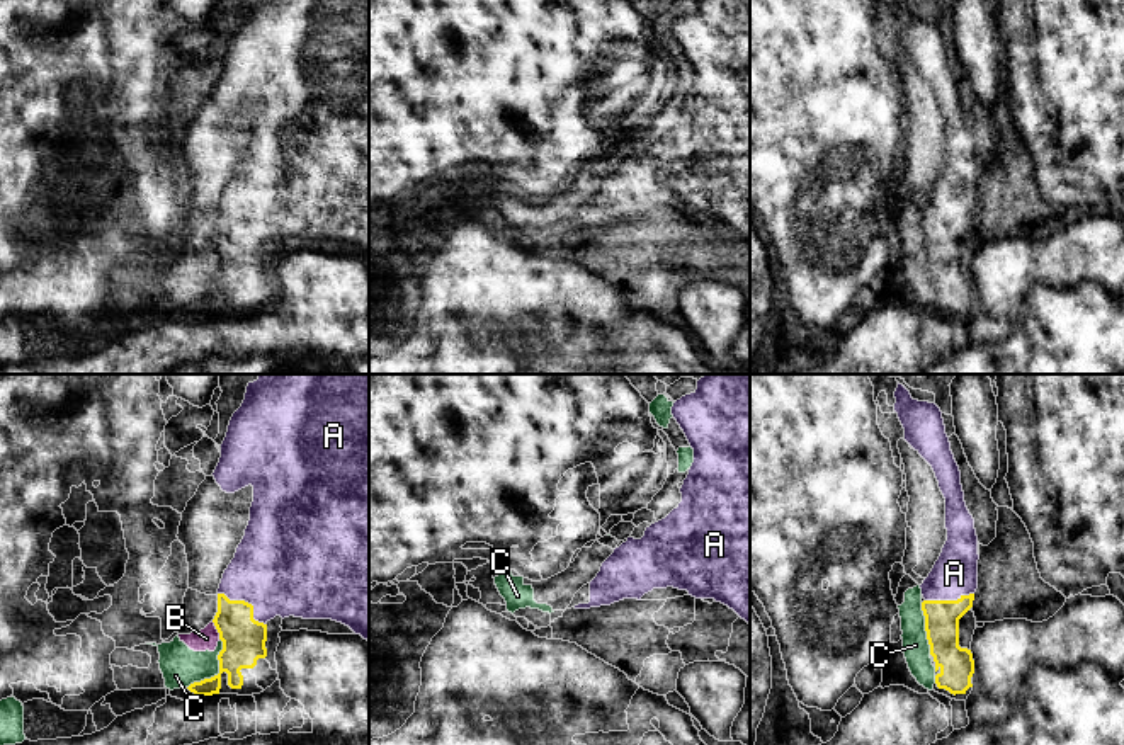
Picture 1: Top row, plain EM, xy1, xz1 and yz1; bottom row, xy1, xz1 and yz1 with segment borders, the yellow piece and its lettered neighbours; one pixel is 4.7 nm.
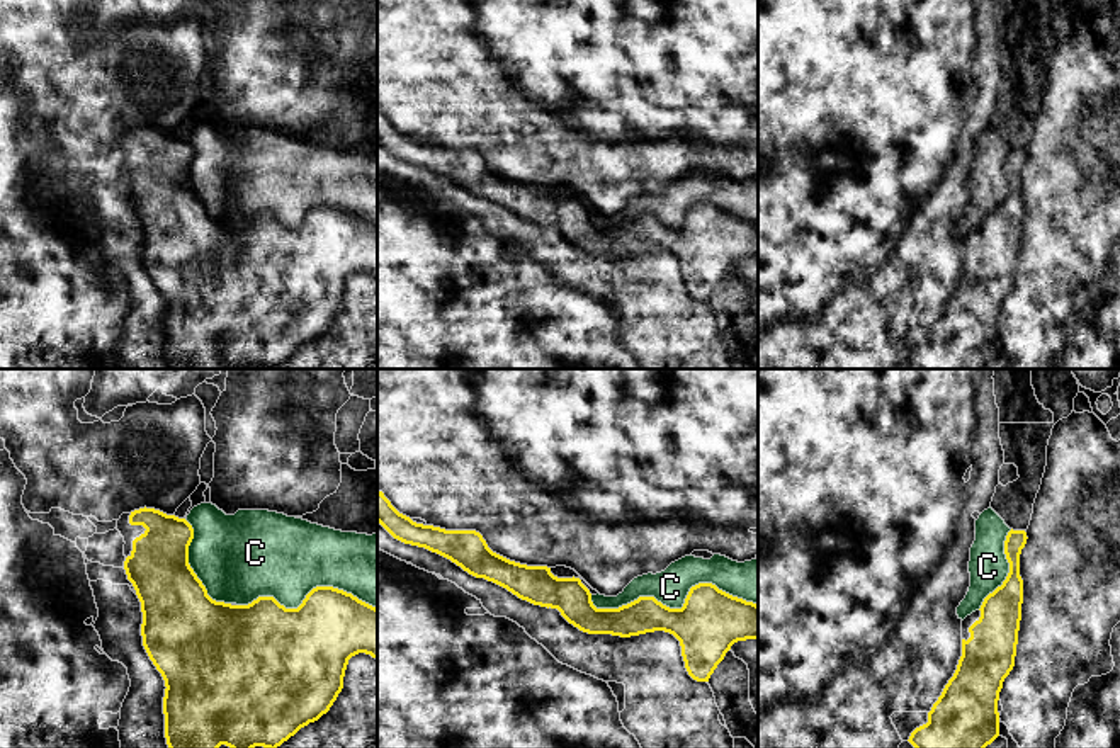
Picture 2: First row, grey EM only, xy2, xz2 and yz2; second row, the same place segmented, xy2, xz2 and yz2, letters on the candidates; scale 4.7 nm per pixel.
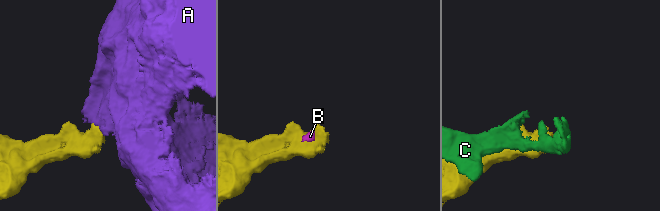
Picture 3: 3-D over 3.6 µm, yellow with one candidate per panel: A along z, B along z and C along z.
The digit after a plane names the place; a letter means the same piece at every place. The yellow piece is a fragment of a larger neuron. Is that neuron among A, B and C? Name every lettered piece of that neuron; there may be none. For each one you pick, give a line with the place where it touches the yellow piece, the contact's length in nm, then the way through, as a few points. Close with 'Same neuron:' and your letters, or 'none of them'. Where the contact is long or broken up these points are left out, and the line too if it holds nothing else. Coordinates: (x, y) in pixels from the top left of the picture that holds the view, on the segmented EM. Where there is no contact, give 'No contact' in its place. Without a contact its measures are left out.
A: Touches yellow at xy1 (247, 602). Shared border 280 nm. Path across: xy1 (244, 638), (247, 602), (284, 565)
Same neuron: A

